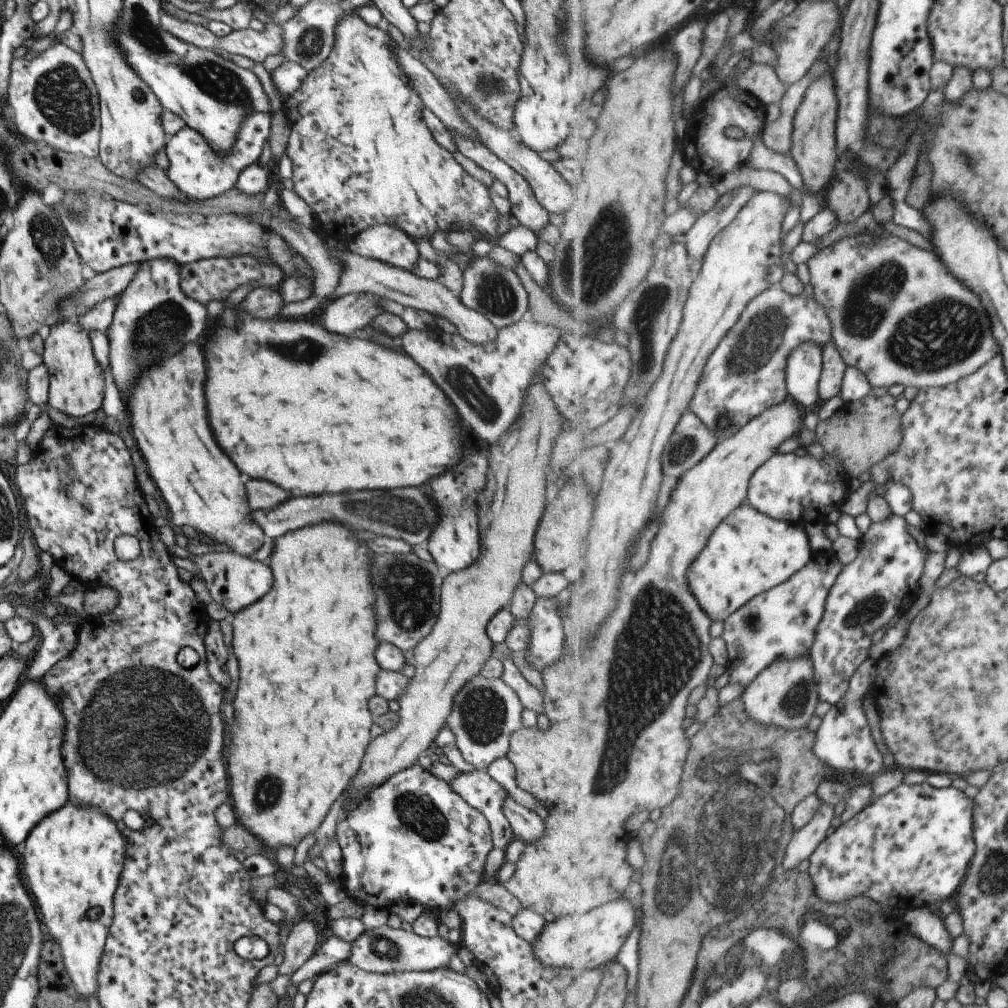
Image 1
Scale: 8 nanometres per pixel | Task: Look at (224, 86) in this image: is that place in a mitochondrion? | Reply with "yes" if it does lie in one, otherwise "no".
yes

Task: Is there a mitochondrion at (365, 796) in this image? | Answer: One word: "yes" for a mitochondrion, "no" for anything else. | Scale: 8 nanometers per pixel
no

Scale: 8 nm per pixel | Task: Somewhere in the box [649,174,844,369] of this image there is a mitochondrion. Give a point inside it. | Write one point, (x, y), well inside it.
(766, 329)

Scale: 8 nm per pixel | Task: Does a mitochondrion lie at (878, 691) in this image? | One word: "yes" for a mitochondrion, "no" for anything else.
no

